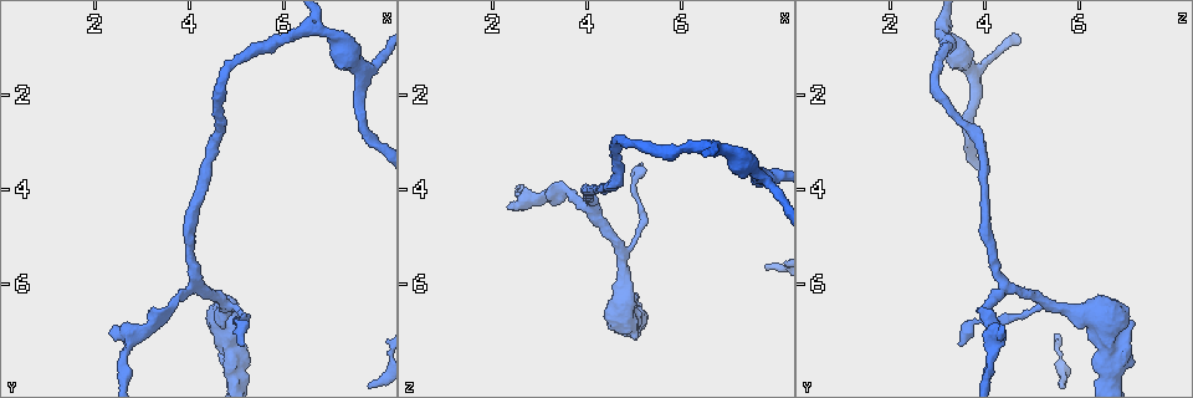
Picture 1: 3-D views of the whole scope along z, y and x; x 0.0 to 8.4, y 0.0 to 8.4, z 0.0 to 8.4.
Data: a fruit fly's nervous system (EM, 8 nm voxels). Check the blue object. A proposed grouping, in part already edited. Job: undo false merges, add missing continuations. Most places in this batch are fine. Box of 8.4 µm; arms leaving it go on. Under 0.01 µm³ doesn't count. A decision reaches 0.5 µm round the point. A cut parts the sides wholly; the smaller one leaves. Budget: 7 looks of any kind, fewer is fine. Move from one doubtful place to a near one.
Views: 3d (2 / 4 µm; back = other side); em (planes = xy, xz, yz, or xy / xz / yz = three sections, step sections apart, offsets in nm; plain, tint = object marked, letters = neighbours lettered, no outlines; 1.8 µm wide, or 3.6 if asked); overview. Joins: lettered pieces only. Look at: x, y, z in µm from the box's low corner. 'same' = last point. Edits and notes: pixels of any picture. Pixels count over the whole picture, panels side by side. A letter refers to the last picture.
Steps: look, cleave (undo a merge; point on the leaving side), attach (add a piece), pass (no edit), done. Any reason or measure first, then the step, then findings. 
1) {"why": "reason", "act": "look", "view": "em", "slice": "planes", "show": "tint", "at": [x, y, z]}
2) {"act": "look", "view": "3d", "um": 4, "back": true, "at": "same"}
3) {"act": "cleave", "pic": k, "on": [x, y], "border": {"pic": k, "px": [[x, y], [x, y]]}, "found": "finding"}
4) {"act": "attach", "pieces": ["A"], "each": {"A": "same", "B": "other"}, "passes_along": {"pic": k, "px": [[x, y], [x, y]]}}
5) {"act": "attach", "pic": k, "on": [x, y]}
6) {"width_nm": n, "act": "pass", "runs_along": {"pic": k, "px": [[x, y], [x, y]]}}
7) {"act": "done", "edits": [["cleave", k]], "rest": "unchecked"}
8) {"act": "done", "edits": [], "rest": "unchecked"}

{"why": "an open end", "act": "look", "view": "em", "slice": "planes", "show": "letters", "at": [5.15, 7.20, 3.50]}

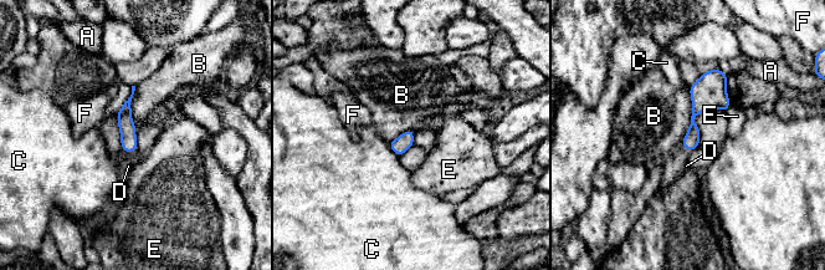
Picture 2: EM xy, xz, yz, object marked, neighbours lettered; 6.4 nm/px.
{"width_nm": 110, "act": "pass", "each": {"A": "other", "B": "other", "C": "other", "D": "other", "E": "other", "F": "other"}, "runs_along": {"pic": 2, "px": [[127, 105], [126, 126], [129, 149]]}, "found": "none of them fits"}

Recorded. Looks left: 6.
{"why": "free end", "act": "look", "view": "em", "slice": "planes", "show": "letters", "at": [2.35, 7.00, 4.45]}

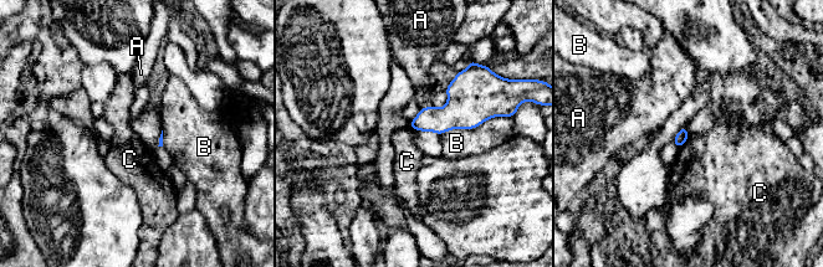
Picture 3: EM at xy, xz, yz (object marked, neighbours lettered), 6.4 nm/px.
{"act": "pass", "each": {"A": "other", "B": "other", "C": "other"}, "border": {"pic": 3, "px": [[689, 135], [679, 149]]}, "found": "no lettered piece goes on from it"}

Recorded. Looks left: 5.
{"why": "sudden change in width", "act": "look", "view": "em", "um": 3.6, "slice": "xy", "step": 16, "show": "tint", "at": [6.65, 0.60, 3.10]}

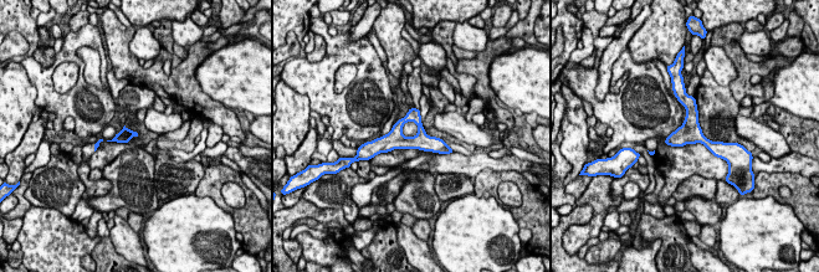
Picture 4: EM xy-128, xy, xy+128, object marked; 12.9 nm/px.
{"why": "another direction", "act": "look", "view": "em", "um": 3.6, "slice": "planes", "show": "letters", "at": "same"}

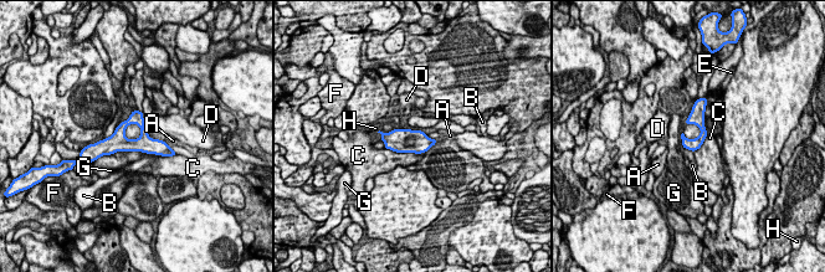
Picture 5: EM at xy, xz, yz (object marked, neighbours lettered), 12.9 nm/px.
{"act": "pass", "each": {"A": "other", "B": "other", "C": "other", "D": "other", "E": "other", "F": "other", "G": "other", "H": "other"}, "border": {"pic": 5, "px": [[142, 152], [116, 153]]}, "found": "all the same neuron"}

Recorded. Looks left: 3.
{"act": "done", "edits": [], "rest": "unchecked"}

